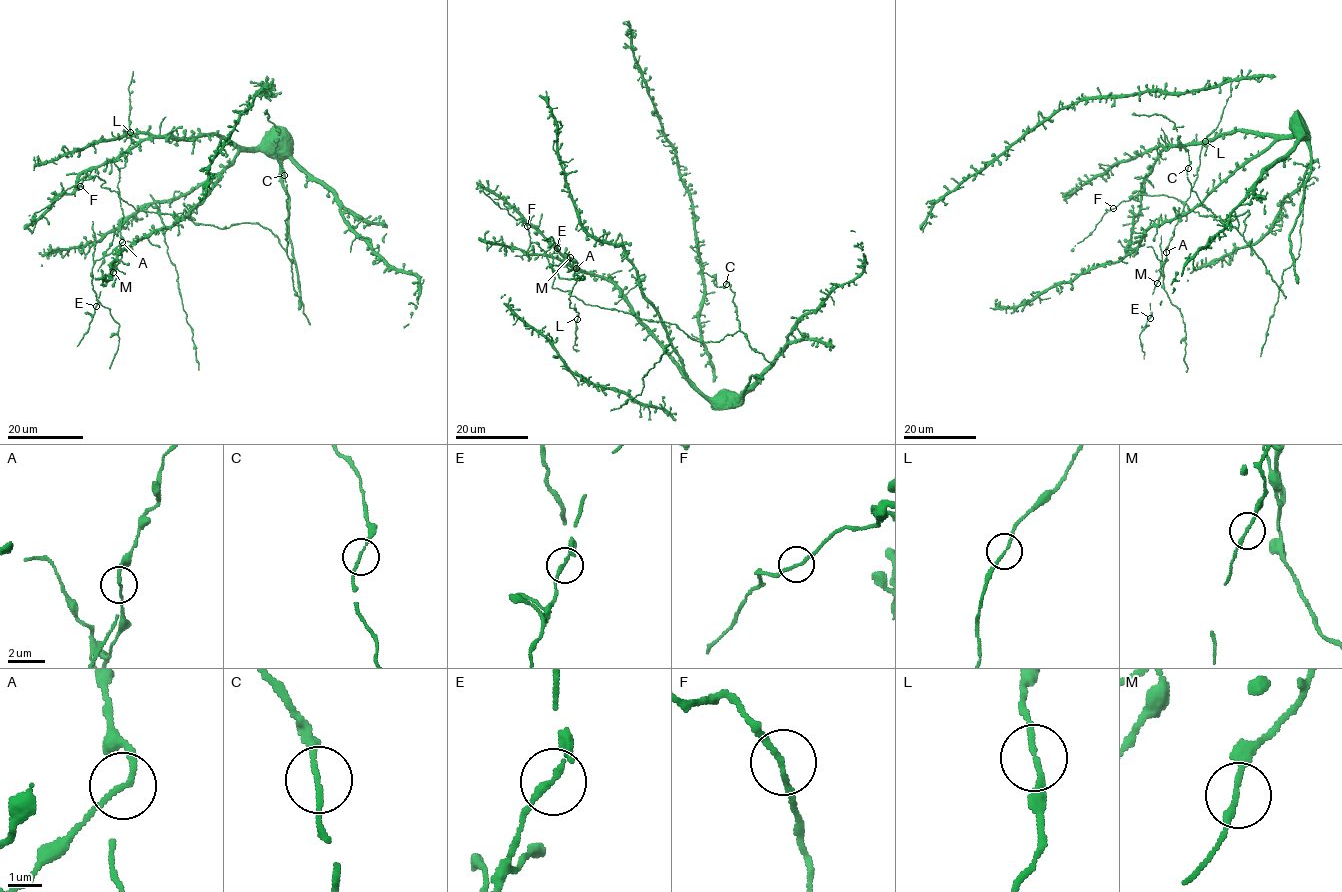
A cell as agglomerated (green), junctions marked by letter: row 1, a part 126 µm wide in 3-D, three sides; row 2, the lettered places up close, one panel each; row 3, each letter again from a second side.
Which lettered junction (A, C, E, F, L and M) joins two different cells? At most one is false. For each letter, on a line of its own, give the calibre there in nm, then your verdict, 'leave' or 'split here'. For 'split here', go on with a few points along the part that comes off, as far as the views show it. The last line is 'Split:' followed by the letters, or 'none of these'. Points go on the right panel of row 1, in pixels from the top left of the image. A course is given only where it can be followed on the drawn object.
A: calibre 150 nm; split here; course (1166, 252), (1162, 272), (1163, 289), (1182, 314), (1186, 372)
C: calibre 140 nm; leave
E: calibre 160 nm; leave
F: calibre 160 nm; leave
L: calibre 140 nm; leave
M: calibre 160 nm; leave
Split: A

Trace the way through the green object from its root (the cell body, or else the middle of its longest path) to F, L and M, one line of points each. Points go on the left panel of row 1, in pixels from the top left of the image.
F: (117, 192), (102, 187), (105, 181), (99, 177), (84, 179), (81, 186)
L: (117, 192), (119, 170), (125, 166), (131, 142), (130, 132)
M: (117, 192), (123, 214), (120, 229), (123, 240), (118, 245), (120, 262), (113, 272)

